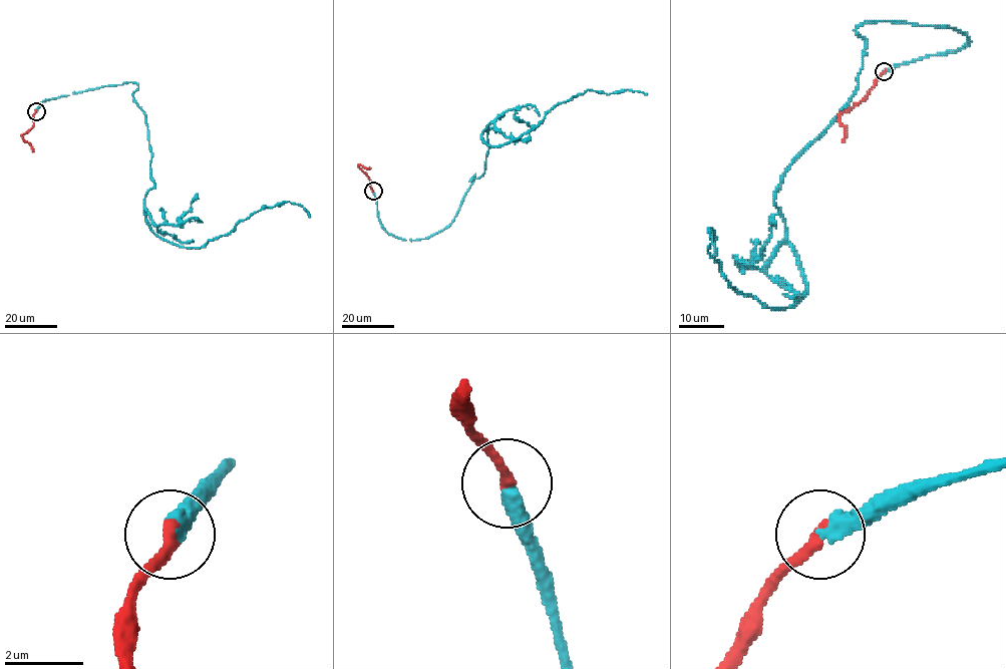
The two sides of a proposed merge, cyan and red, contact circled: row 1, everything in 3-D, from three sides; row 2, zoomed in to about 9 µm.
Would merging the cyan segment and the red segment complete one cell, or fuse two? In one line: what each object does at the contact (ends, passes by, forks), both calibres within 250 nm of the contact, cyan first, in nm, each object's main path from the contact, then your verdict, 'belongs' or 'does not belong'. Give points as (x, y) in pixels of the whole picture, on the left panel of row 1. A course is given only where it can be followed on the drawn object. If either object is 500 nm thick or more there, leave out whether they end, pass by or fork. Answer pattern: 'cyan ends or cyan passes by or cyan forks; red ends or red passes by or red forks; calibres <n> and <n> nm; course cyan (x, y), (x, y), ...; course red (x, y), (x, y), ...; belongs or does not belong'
cyan ends; red ends; calibres 440 and 320 nm; course cyan (36, 111), (55, 97), (136, 83), (154, 186), (144, 216), (171, 242), (202, 248), (289, 202), (310, 218); course red (36, 111), (33, 125), (21, 136), (33, 151); belongs

